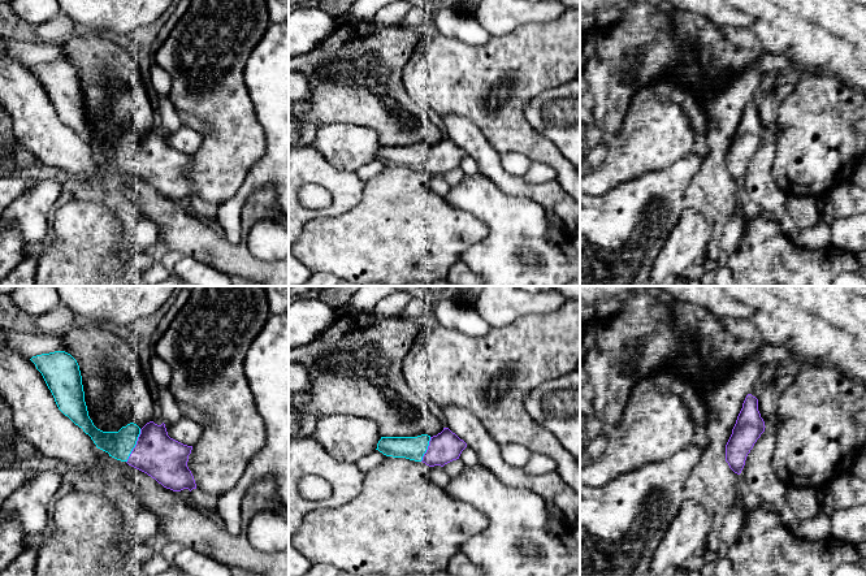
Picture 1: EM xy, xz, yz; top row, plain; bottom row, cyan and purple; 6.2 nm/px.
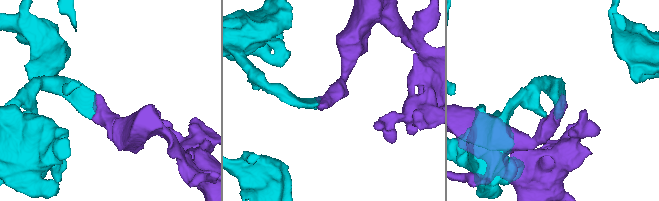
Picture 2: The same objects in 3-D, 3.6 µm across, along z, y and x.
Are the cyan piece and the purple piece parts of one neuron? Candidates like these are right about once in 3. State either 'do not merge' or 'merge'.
merge

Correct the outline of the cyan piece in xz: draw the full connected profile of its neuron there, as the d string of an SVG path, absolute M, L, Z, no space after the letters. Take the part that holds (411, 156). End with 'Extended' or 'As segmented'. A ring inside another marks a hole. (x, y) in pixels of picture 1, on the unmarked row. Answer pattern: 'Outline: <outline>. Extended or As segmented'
Outline: M449 137L437 144L421 143L417 146L381 146L377 157L386 165L406 166L423 170L429 176L441 174L459 168L467 152Z. Extended

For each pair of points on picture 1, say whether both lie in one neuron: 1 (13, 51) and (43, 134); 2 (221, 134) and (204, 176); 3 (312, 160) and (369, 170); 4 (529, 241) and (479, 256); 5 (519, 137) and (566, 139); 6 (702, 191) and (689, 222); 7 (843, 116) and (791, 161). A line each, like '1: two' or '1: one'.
1: two
2: one
3: two
4: one
5: two
6: two
7: one

